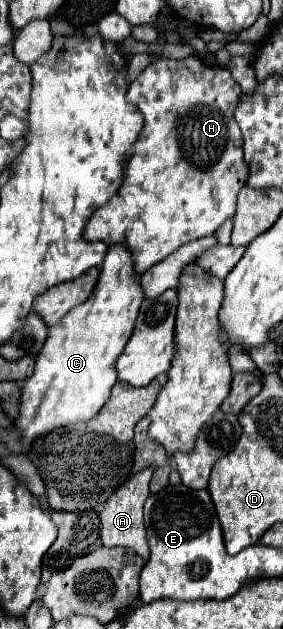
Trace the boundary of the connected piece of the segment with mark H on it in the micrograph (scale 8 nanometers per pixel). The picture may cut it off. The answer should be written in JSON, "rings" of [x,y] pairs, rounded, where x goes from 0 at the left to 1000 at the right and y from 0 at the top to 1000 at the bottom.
{"rings":[[[696,87],[654,94],[569,91],[498,113],[456,135],[449,154],[498,173],[512,202],[477,227],[463,253],[449,256],[420,307],[322,342],[293,377],[307,383],[371,383],[378,390],[442,386],[470,402],[477,431],[505,437],[625,393],[703,377],[753,374],[781,355],[816,348],[830,342],[837,307],[880,281],[852,208],[830,192],[830,173],[852,148],[859,145],[809,110],[781,103],[746,107]]]}

